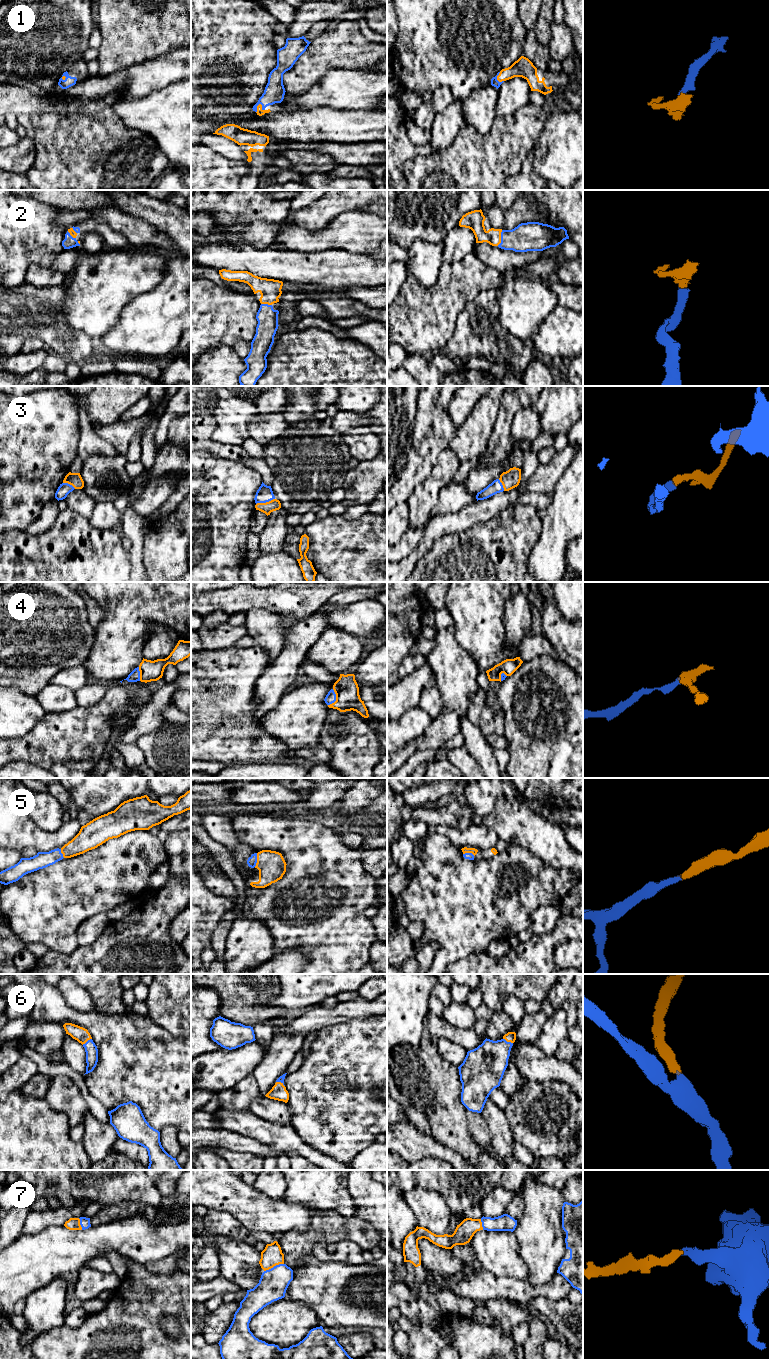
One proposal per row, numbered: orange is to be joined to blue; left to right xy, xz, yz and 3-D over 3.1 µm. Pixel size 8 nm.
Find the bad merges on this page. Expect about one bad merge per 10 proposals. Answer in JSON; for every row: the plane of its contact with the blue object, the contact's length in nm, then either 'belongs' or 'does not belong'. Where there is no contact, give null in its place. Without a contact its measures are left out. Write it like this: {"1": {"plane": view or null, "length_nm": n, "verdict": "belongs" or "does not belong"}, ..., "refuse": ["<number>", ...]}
{"1": {"plane": "xz", "length_nm": 90, "verdict": "belongs"}, "2": {"plane": "yz", "length_nm": 130, "verdict": "belongs"}, "3": {"plane": "xz", "length_nm": 160, "verdict": "belongs"}, "4": {"plane": "xz", "length_nm": 140, "verdict": "belongs"}, "5": {"plane": "xz", "length_nm": 110, "verdict": "belongs"}, "6": {"plane": "yz", "length_nm": 90, "verdict": "belongs"}, "7": {"plane": "xz", "length_nm": 170, "verdict": "belongs"}, "refuse": []}

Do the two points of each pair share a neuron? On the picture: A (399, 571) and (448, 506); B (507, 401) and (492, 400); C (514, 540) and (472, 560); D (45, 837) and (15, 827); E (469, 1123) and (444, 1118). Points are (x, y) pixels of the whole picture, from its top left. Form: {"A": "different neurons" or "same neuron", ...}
{"A": "different neurons", "B": "different neurons", "C": "same neuron", "D": "same neuron", "E": "same neuron"}

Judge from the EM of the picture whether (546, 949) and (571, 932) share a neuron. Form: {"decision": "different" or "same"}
{"decision": "same"}

